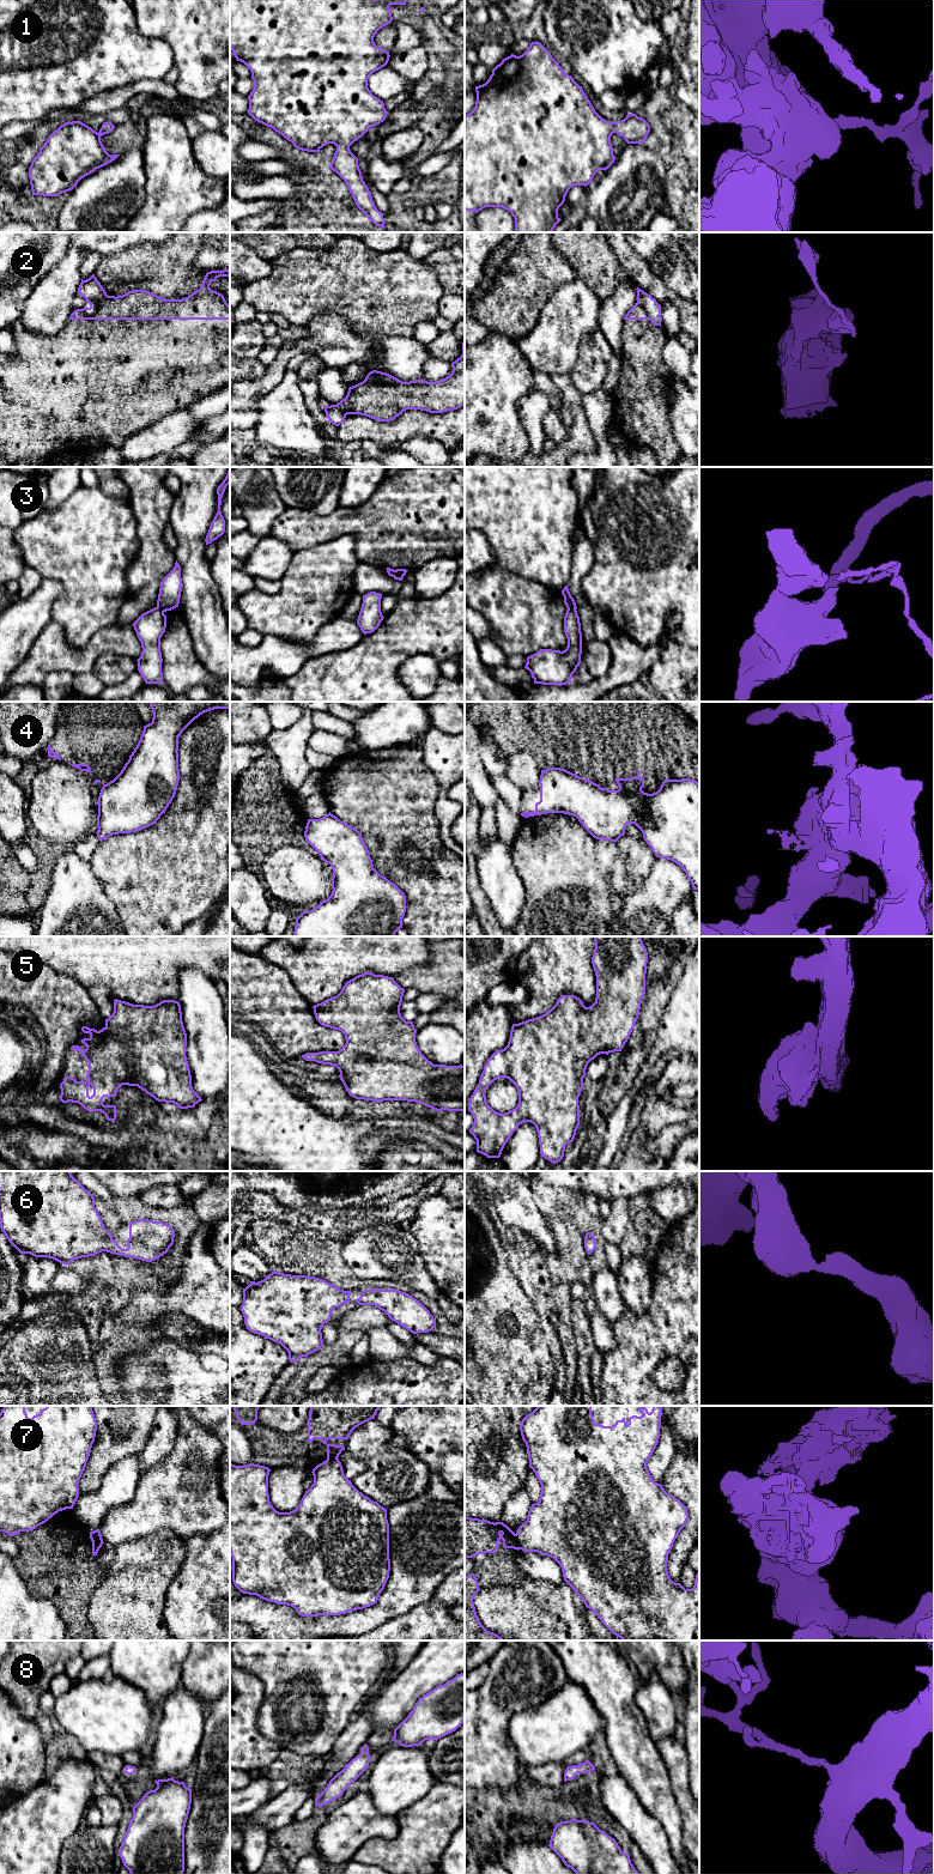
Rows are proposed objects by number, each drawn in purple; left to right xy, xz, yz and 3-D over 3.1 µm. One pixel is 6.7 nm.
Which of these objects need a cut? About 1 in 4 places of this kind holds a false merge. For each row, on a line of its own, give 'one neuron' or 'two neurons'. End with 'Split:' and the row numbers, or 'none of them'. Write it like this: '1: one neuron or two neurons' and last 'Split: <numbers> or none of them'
1: one neuron
2: two neurons
3: two neurons
4: two neurons
5: one neuron
6: one neuron
7: two neurons
8: one neuron
Split: 2, 3, 4, 7

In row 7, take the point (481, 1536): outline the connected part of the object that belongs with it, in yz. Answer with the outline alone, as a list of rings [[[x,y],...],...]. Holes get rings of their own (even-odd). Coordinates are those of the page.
[[[465,1517],[465,1558],[495,1553],[501,1539],[504,1548],[520,1549],[516,1534],[503,1522]]]

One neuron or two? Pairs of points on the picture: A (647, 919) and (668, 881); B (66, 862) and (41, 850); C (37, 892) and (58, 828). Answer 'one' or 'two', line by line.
A: one
B: two
C: one

